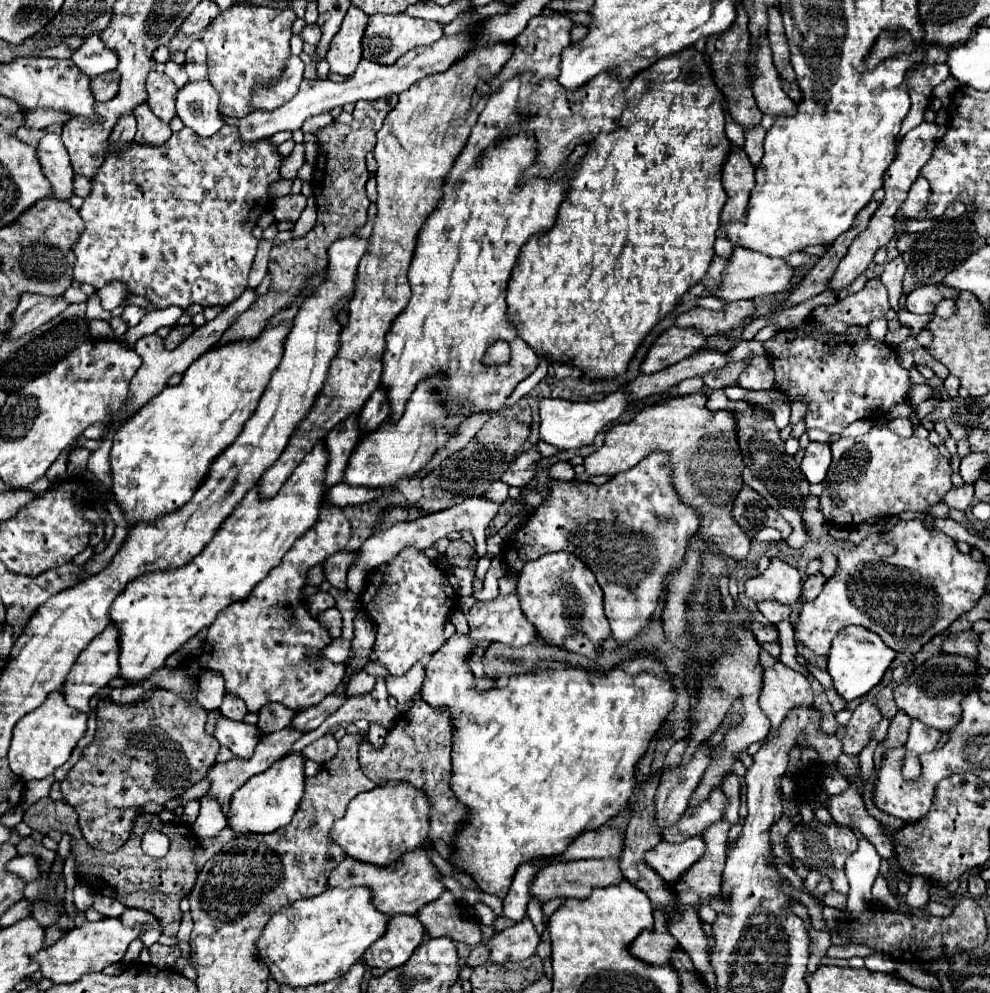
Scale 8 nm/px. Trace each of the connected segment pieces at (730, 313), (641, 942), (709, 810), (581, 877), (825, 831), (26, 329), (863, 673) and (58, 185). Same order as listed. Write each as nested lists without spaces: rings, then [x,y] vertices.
[[[739,301],[739,303],[729,303],[721,311],[709,311],[709,309],[691,309],[681,313],[675,319],[677,327],[691,327],[705,337],[721,335],[721,333],[731,333],[741,327],[741,323],[749,317],[753,317],[755,305],[753,301]]]
[[[655,909],[653,917],[655,917],[653,929],[643,931],[629,945],[629,953],[635,959],[643,959],[643,963],[649,963],[649,965],[669,965],[671,953],[679,947],[679,943],[677,943],[677,939],[671,937],[671,933],[667,929],[669,915],[663,909]]]
[[[713,791],[711,799],[695,809],[687,809],[683,813],[683,819],[679,819],[679,823],[675,827],[671,827],[671,831],[667,831],[667,835],[663,835],[663,841],[669,843],[681,843],[689,837],[701,835],[703,829],[707,829],[711,823],[719,821],[725,813],[727,807],[727,797],[723,795],[723,791]]]
[[[583,859],[583,861],[553,861],[541,867],[531,881],[531,897],[539,903],[549,899],[565,897],[565,899],[585,899],[595,887],[609,887],[623,881],[623,873],[619,869],[619,859]]]
[[[813,819],[811,823],[799,823],[797,827],[793,827],[793,831],[787,835],[785,845],[789,851],[789,857],[793,861],[801,861],[807,869],[817,869],[821,873],[825,873],[831,879],[831,889],[839,891],[839,893],[847,893],[849,883],[845,879],[845,861],[849,855],[853,855],[857,851],[857,837],[853,833],[853,829],[837,825],[833,821],[833,825],[823,825],[821,821]]]
[[[23,293],[19,307],[15,309],[15,315],[13,315],[13,327],[7,333],[9,339],[17,339],[17,337],[23,337],[25,333],[31,333],[33,329],[61,315],[67,307],[69,303],[61,295],[45,297],[35,293]]]
[[[845,627],[831,641],[831,651],[827,655],[827,673],[831,675],[833,687],[839,697],[843,697],[845,701],[853,701],[867,695],[881,681],[895,655],[897,653],[891,651],[879,639],[879,635],[873,635],[865,627]]]
[[[47,133],[37,147],[43,175],[51,183],[53,197],[59,201],[67,201],[73,197],[73,169],[67,155],[67,149],[61,143],[57,133]]]

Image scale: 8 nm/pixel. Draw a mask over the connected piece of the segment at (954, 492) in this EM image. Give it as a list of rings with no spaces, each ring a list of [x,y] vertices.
[[[961,485],[961,487],[951,487],[945,495],[943,495],[943,503],[959,509],[959,511],[967,511],[971,507],[973,501],[973,485]]]

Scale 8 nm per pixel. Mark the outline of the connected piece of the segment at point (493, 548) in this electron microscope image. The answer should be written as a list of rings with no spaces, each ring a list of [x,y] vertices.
[[[496,533],[486,539],[486,554],[495,557],[502,552],[503,539]]]

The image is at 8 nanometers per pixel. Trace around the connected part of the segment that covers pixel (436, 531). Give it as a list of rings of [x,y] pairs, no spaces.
[[[471,497],[465,499],[459,505],[453,505],[449,509],[431,513],[431,515],[423,515],[415,521],[405,521],[405,523],[397,523],[385,531],[375,533],[373,537],[369,537],[363,547],[357,551],[357,561],[355,565],[349,567],[347,571],[347,587],[349,591],[353,591],[355,595],[362,595],[367,582],[367,572],[371,569],[377,569],[383,563],[389,563],[397,557],[397,553],[405,547],[419,547],[419,549],[427,549],[431,547],[435,541],[439,541],[441,537],[447,537],[451,531],[471,531],[475,537],[475,553],[477,557],[485,555],[485,529],[489,527],[489,523],[493,521],[493,517],[499,513],[499,505],[493,501],[487,501],[483,497]]]

